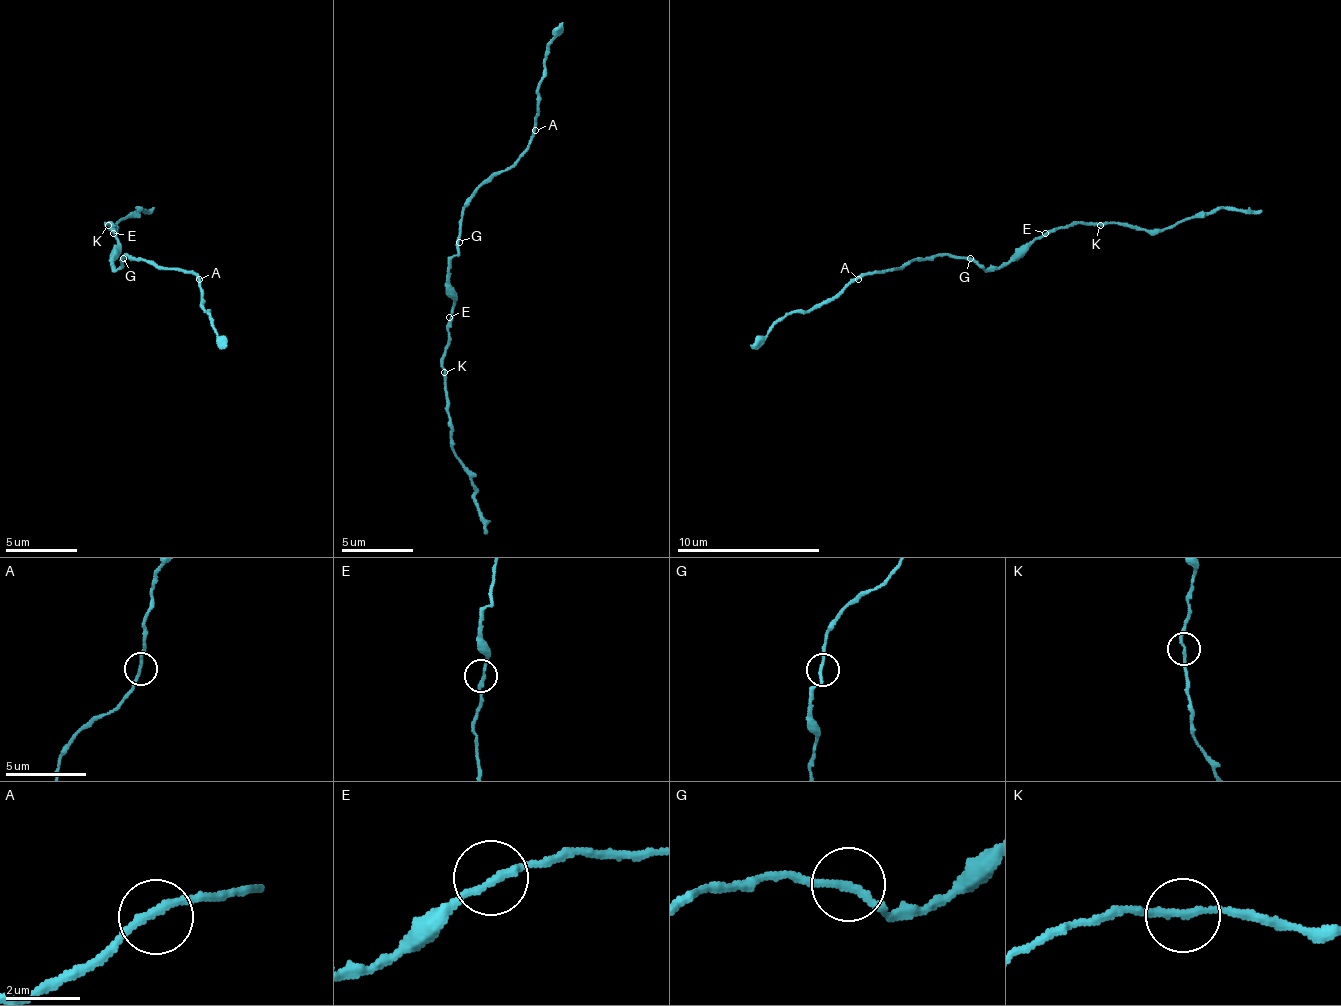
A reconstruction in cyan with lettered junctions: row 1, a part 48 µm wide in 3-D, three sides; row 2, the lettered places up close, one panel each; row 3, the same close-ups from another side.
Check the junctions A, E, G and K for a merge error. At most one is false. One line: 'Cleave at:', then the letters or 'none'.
Cleave at: K

